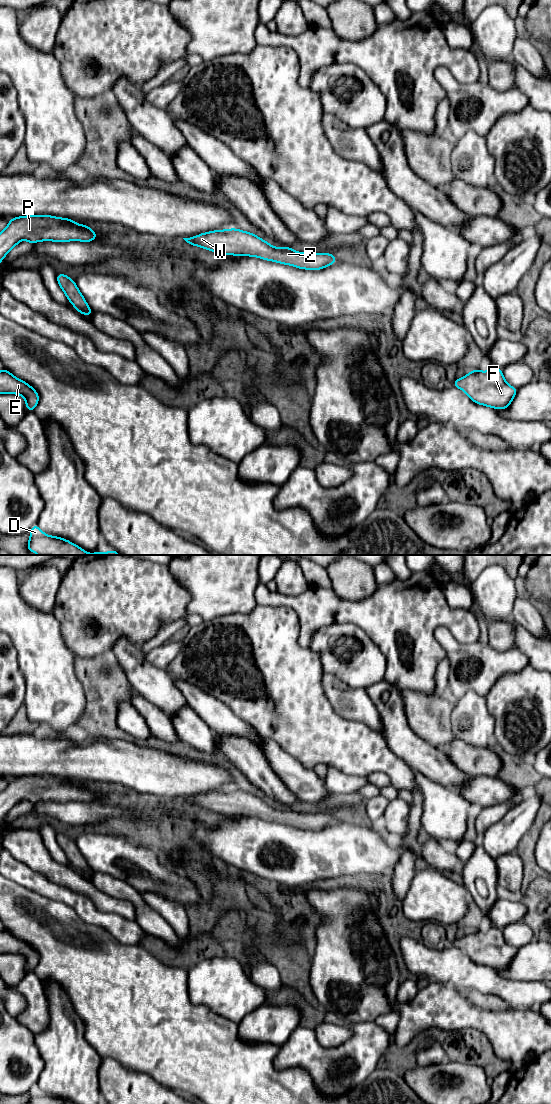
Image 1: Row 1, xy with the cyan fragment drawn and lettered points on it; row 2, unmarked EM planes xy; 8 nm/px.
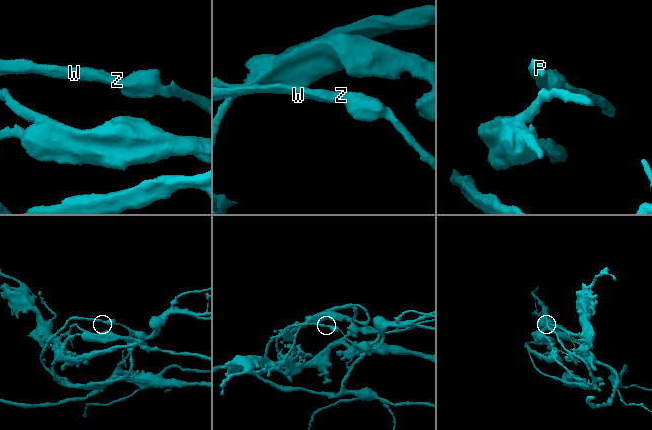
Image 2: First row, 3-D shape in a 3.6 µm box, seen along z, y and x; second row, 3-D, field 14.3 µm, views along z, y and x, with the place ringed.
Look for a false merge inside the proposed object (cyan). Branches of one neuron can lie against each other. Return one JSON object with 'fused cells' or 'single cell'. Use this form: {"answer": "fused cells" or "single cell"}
{"answer": "single cell"}

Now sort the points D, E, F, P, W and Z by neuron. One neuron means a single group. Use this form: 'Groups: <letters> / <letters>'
Groups: D E F P W Z

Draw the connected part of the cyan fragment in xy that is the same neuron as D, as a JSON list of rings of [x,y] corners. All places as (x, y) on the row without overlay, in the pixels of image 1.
[[[34,1084],[30,1090],[30,1099],[28,1104],[73,1104],[61,1097],[49,1096],[43,1093],[37,1084]]]

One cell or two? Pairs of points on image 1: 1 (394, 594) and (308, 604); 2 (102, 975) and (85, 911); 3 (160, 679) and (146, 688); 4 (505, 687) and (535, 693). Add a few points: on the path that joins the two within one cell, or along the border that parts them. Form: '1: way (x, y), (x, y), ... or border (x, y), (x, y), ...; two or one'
1: way (373, 609), (329, 608); one
2: border (71, 907), (84, 921), (100, 926), (109, 933); two
3: way (157, 682), (149, 685); one
4: way (512, 693), (528, 693); one

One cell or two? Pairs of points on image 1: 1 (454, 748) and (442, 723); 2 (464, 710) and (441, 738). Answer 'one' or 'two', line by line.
1: two
2: two

